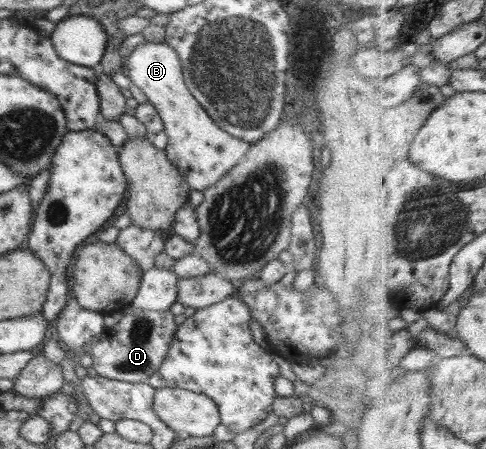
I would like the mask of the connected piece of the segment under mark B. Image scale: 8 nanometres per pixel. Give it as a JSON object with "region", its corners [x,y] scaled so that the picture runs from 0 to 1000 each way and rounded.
{"region":[[[337,94],[284,100],[257,129],[255,163],[323,245],[346,305],[337,332],[344,354],[374,385],[395,423],[422,425],[506,350],[514,316],[494,312],[455,287],[381,189],[364,116]]]}

